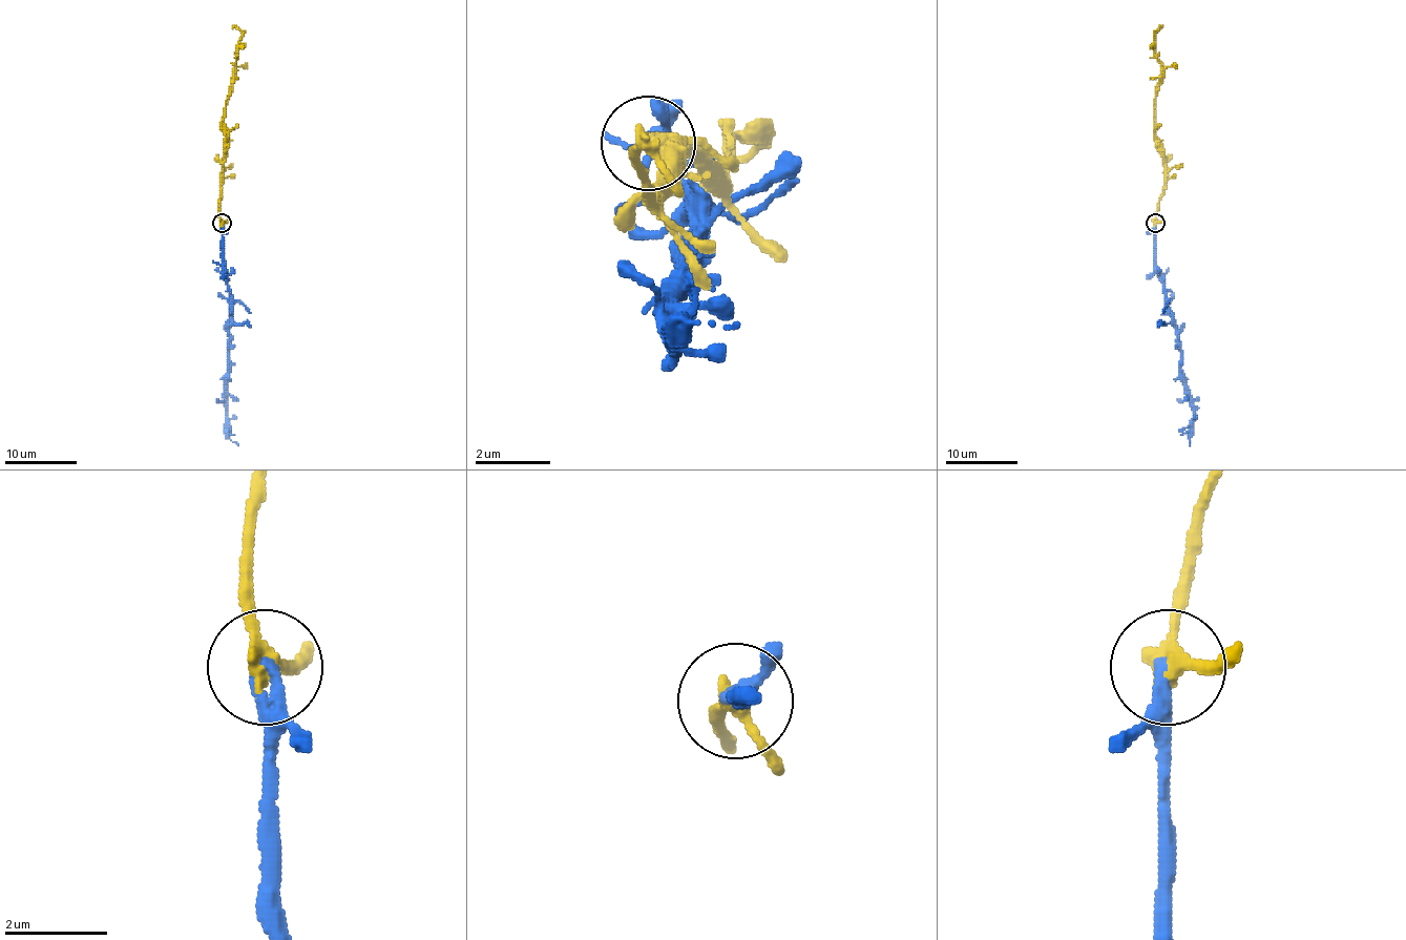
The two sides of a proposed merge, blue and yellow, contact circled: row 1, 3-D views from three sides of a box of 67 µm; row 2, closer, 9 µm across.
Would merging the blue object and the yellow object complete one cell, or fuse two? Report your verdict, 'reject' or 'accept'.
accept

